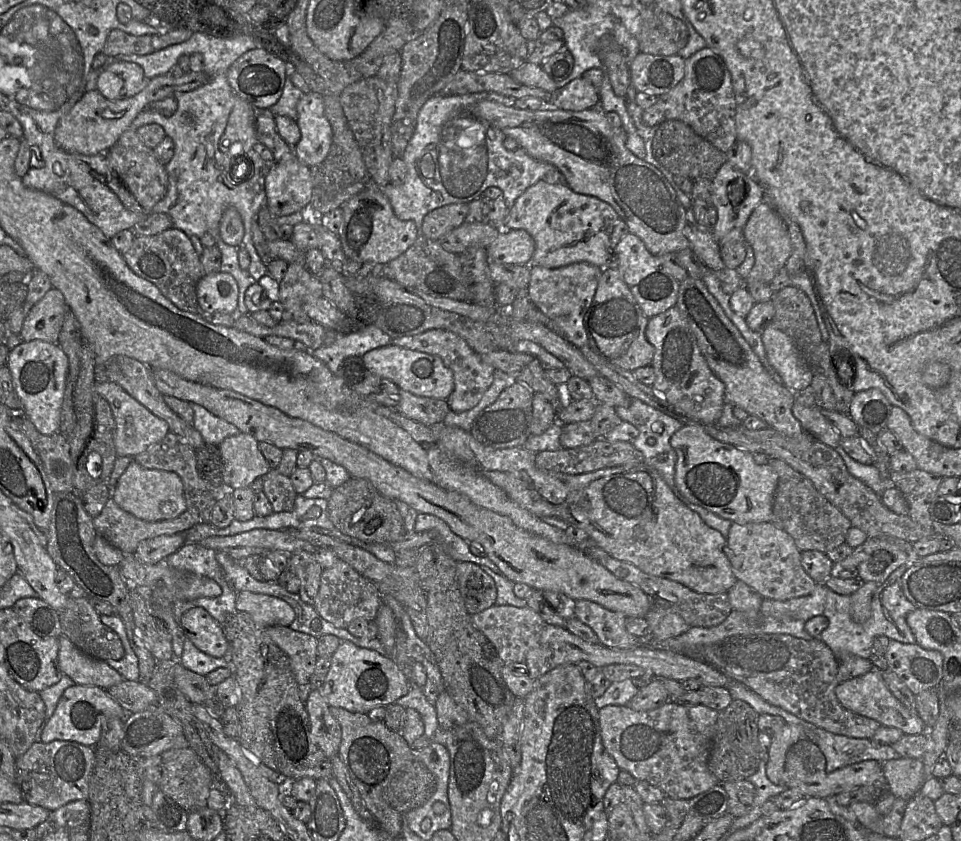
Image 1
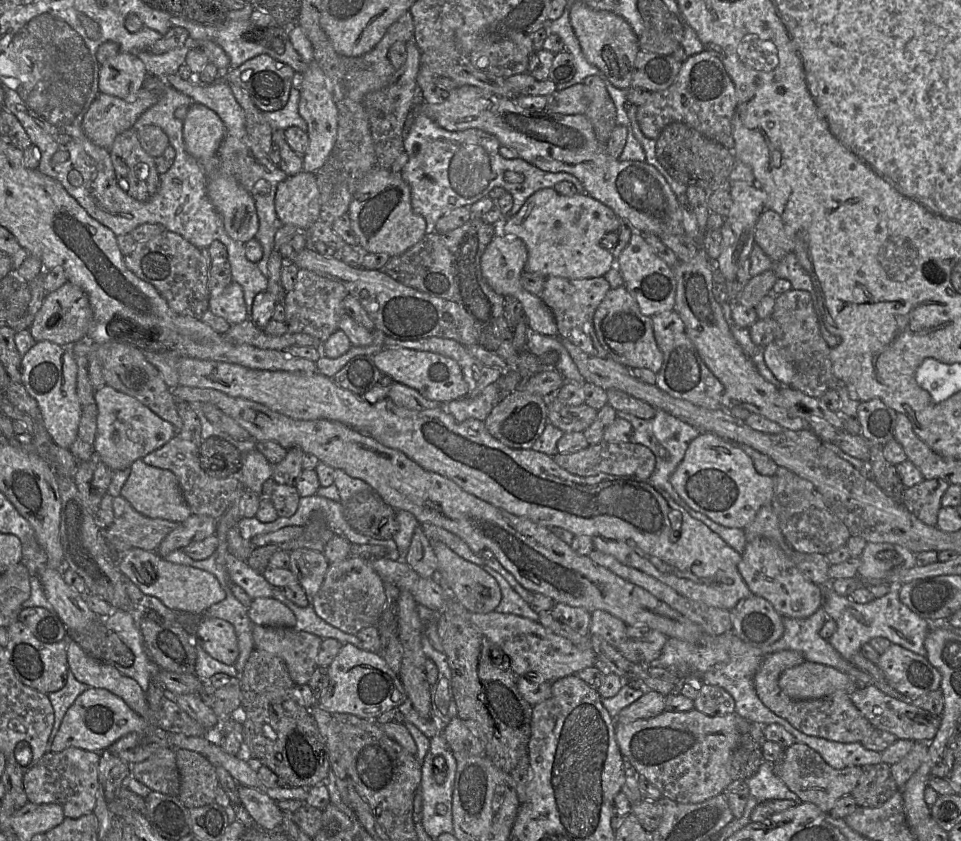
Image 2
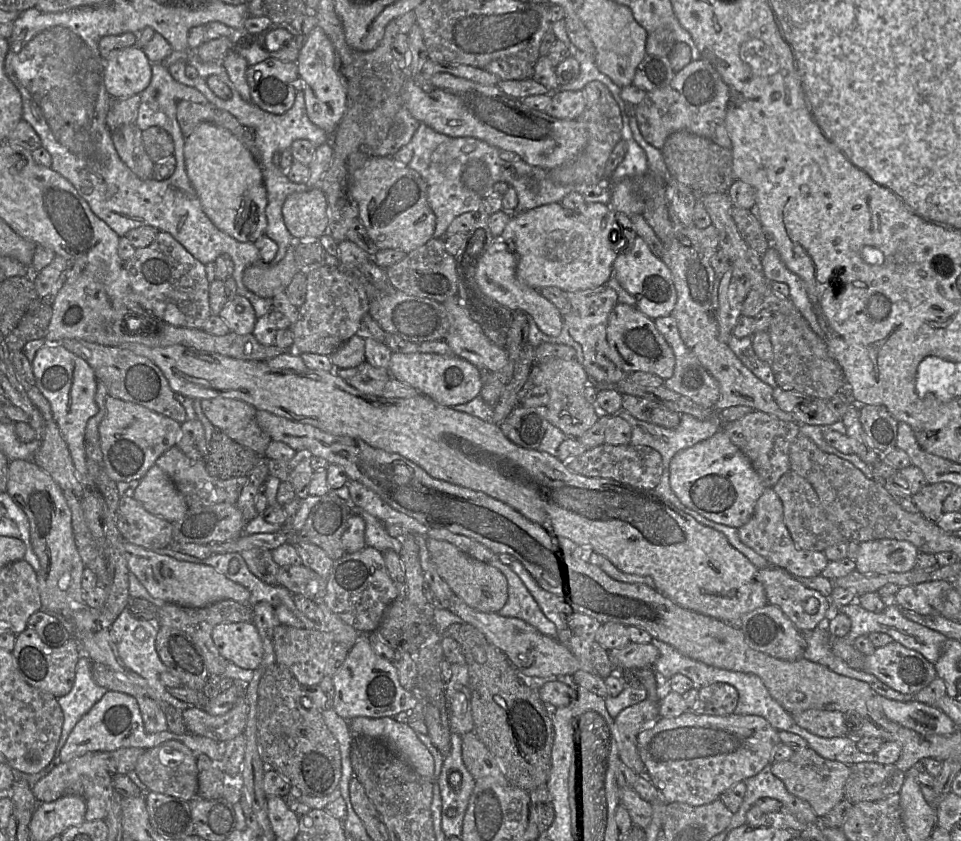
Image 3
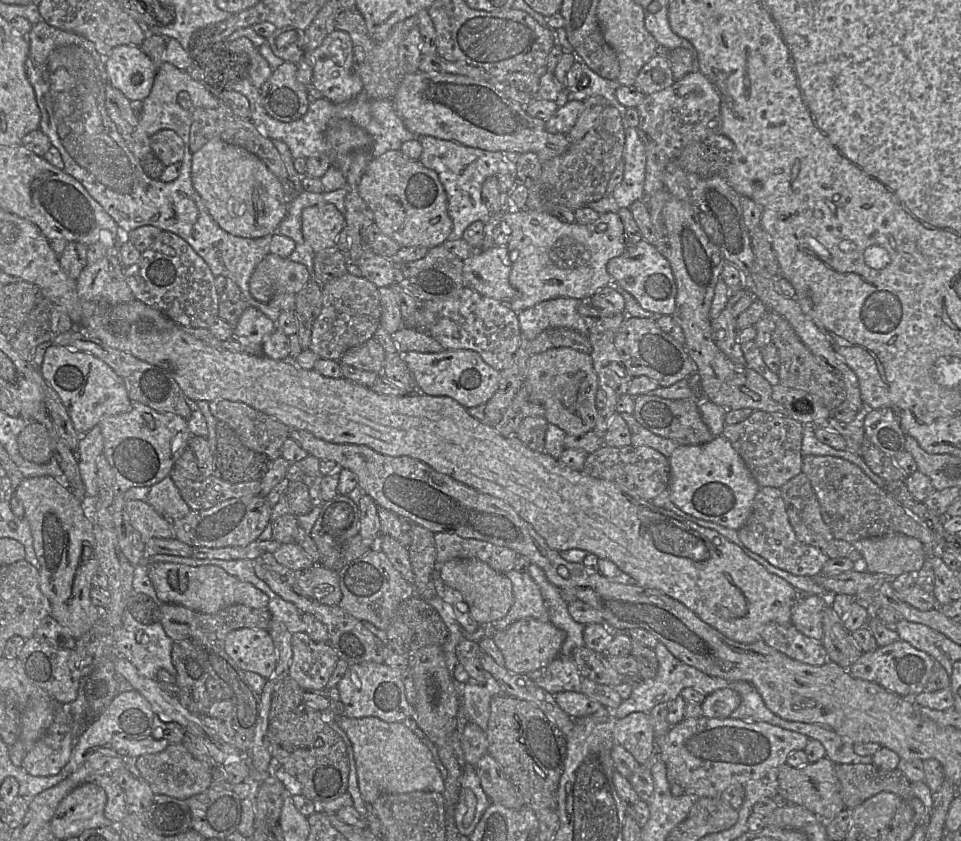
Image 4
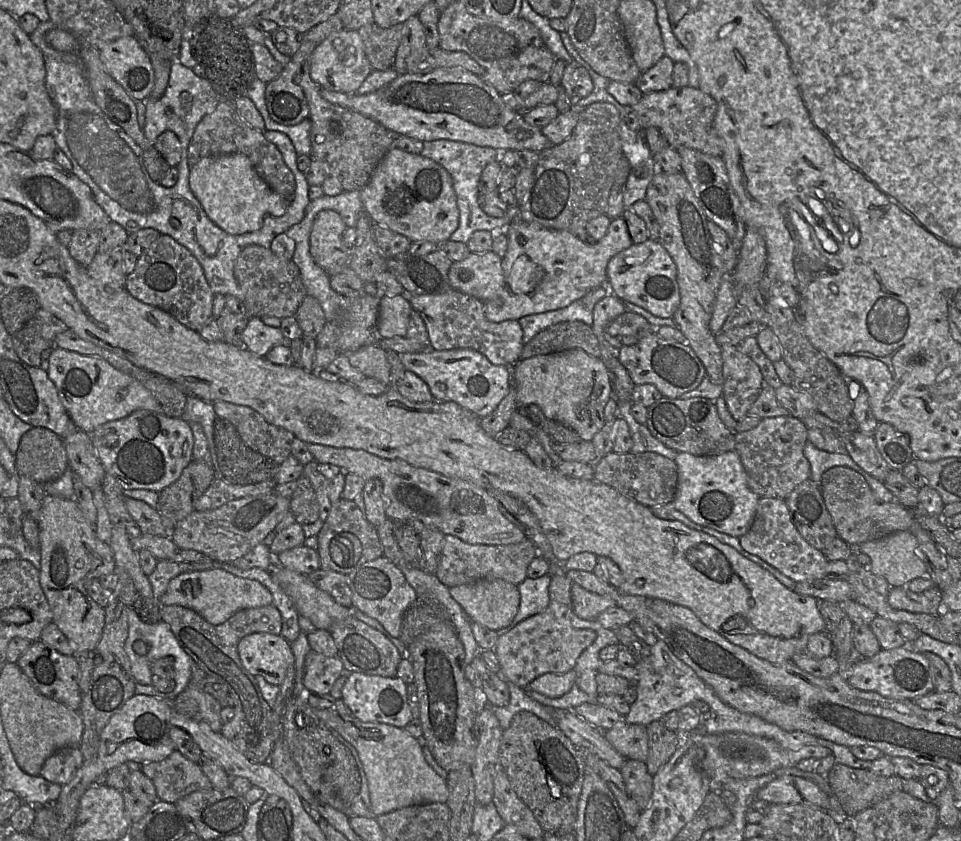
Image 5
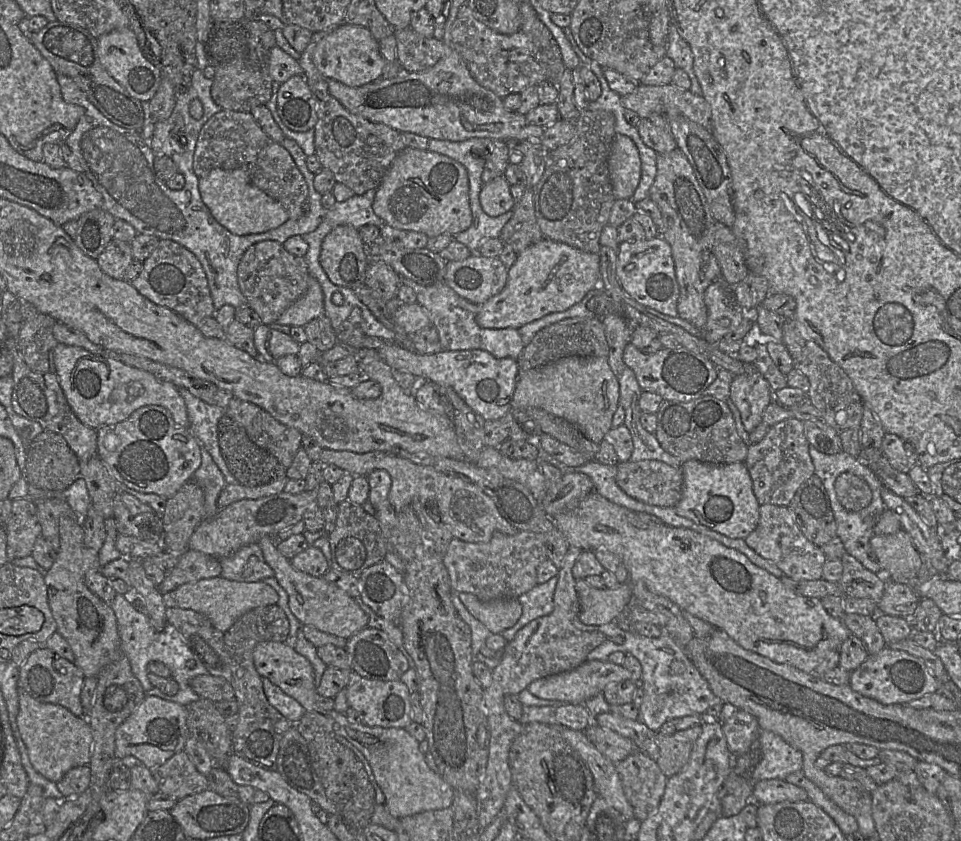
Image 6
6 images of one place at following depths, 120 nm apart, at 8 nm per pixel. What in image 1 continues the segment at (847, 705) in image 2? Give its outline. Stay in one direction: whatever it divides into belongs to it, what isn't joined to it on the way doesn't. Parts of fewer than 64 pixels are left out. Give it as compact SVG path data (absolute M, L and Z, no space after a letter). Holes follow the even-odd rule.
M767 633L733 635L699 648L699 658L693 659L711 665L730 681L743 684L769 704L782 708L796 717L833 734L871 739L881 726L878 721L854 713L841 705L835 694L835 688L839 684L836 677L838 659L831 649L818 638L806 640L788 634Z

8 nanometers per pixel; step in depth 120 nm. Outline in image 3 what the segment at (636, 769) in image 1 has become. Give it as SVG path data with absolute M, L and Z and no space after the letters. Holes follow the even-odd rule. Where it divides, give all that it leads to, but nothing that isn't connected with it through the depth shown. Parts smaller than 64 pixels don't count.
M687 711L675 718L659 717L637 736L637 750L646 769L646 775L667 803L692 806L710 804L720 794L738 782L755 776L772 763L772 753L781 743L778 731L767 720L755 715L711 716Z

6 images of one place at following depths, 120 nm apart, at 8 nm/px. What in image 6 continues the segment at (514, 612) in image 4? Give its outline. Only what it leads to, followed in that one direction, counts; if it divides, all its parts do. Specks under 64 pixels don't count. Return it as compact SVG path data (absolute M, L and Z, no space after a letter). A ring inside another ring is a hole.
M555 576L549 581L537 584L528 592L522 594L518 600L522 604L522 615L518 622L501 634L508 642L511 641L517 632L531 621L549 615L554 609L554 592L558 577Z

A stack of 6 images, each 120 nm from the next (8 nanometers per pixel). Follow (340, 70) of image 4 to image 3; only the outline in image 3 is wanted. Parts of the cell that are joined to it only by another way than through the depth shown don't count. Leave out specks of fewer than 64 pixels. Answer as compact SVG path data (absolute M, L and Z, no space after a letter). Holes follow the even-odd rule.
M315 27L306 36L297 62L300 78L303 80L304 101L310 121L330 136L347 110L347 91L337 70L334 47L320 27Z

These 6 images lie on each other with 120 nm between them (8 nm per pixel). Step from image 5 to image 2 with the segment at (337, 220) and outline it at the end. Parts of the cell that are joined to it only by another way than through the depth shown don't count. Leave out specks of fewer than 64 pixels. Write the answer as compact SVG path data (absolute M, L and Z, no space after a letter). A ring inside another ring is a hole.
M303 170L281 181L276 189L275 211L283 225L293 225L302 232L318 221L320 215L320 192L315 174Z

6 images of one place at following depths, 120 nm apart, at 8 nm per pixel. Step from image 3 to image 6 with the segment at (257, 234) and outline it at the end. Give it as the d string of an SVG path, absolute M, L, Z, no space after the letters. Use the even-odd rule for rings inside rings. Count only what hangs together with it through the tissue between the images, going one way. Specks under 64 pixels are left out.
M212 169L205 176L199 177L199 191L215 220L235 235L263 233L279 227L289 219L284 206L255 187L243 169Z

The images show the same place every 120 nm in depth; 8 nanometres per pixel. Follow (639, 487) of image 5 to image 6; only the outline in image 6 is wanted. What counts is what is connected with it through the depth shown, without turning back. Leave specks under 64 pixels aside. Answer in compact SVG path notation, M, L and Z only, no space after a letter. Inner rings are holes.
M659 460L619 462L616 482L630 497L658 507L675 507L682 496L681 468Z

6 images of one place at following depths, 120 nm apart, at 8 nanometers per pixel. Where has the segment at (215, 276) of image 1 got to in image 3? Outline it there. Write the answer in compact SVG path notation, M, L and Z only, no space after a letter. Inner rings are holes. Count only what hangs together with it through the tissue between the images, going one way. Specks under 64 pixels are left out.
M239 294L225 304L219 316L239 335L253 334L258 319L250 301Z

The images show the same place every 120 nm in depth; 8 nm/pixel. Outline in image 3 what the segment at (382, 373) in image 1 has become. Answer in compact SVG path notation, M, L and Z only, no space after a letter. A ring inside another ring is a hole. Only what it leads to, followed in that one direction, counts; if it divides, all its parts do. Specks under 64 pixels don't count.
M393 352L388 371L391 377L412 386L420 394L431 398L442 406L451 407L467 403L480 395L482 388L481 371L469 361L454 354Z

